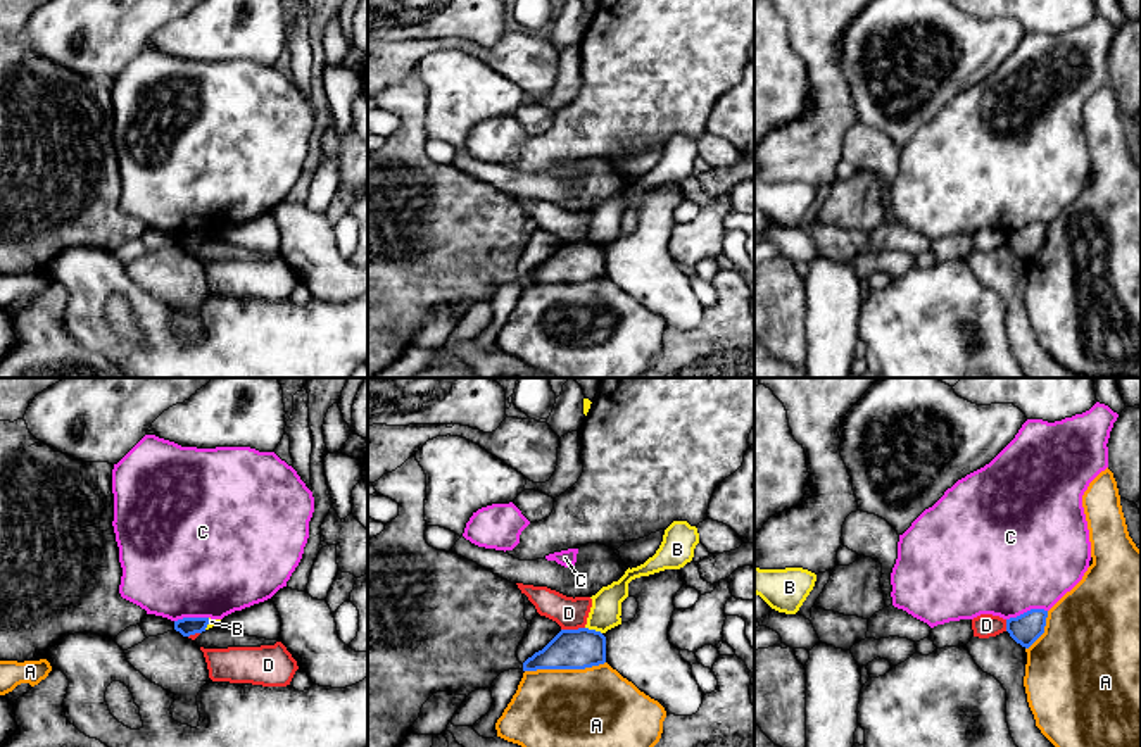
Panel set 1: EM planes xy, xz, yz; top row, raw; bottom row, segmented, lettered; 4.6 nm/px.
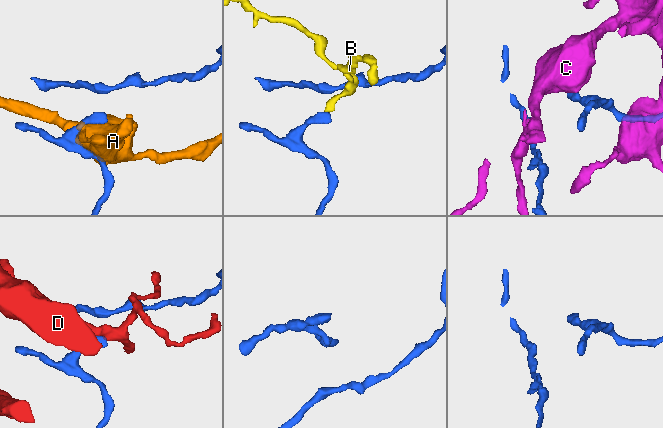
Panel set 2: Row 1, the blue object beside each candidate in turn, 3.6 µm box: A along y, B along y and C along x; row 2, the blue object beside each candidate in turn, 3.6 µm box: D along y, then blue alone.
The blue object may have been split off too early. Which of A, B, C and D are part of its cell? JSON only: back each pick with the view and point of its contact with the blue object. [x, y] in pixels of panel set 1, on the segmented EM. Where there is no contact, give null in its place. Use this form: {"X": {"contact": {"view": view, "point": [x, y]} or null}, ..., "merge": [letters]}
{"merge": []}

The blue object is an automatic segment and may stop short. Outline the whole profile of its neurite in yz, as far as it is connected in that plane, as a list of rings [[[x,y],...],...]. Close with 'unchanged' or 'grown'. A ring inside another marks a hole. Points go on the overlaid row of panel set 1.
[[[1031,609],[1017,618],[1006,619],[1006,631],[1017,643],[1029,649],[1044,633],[1046,618],[1048,611]]]; unchanged

